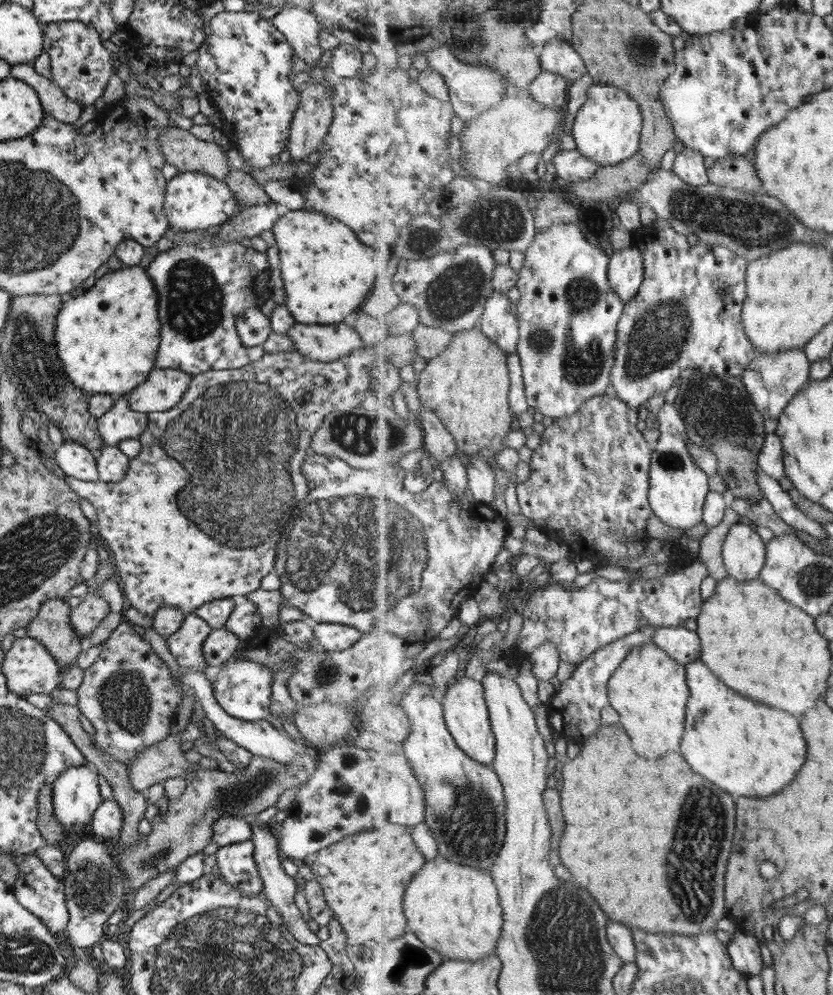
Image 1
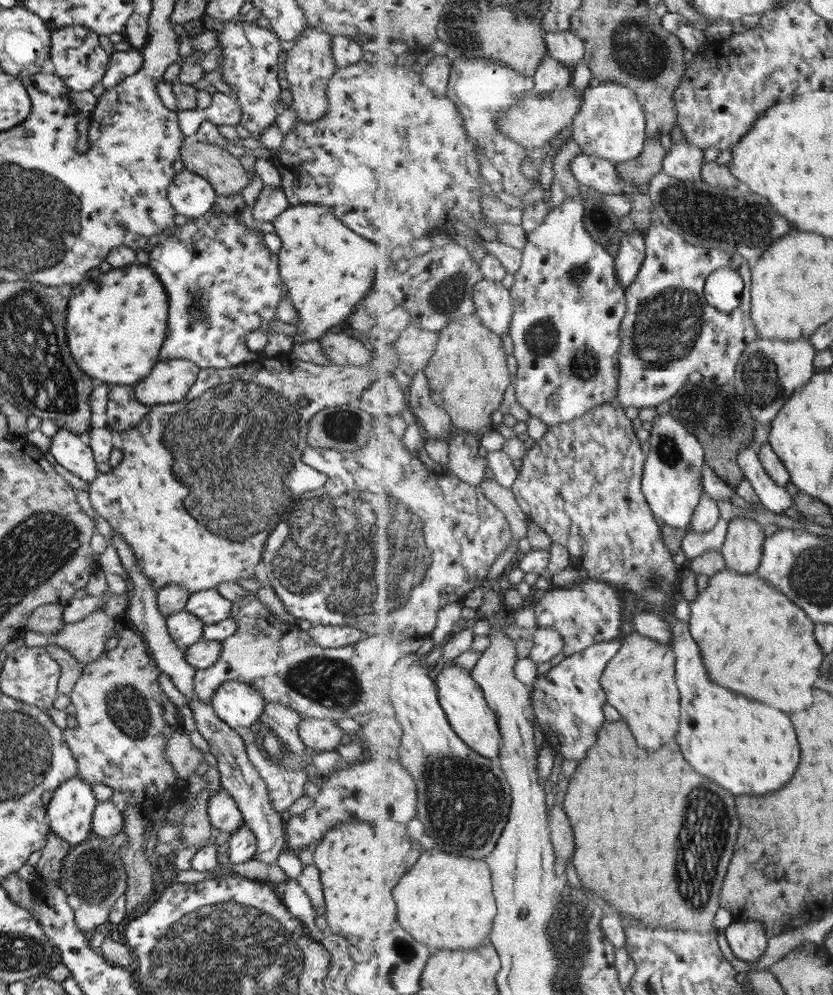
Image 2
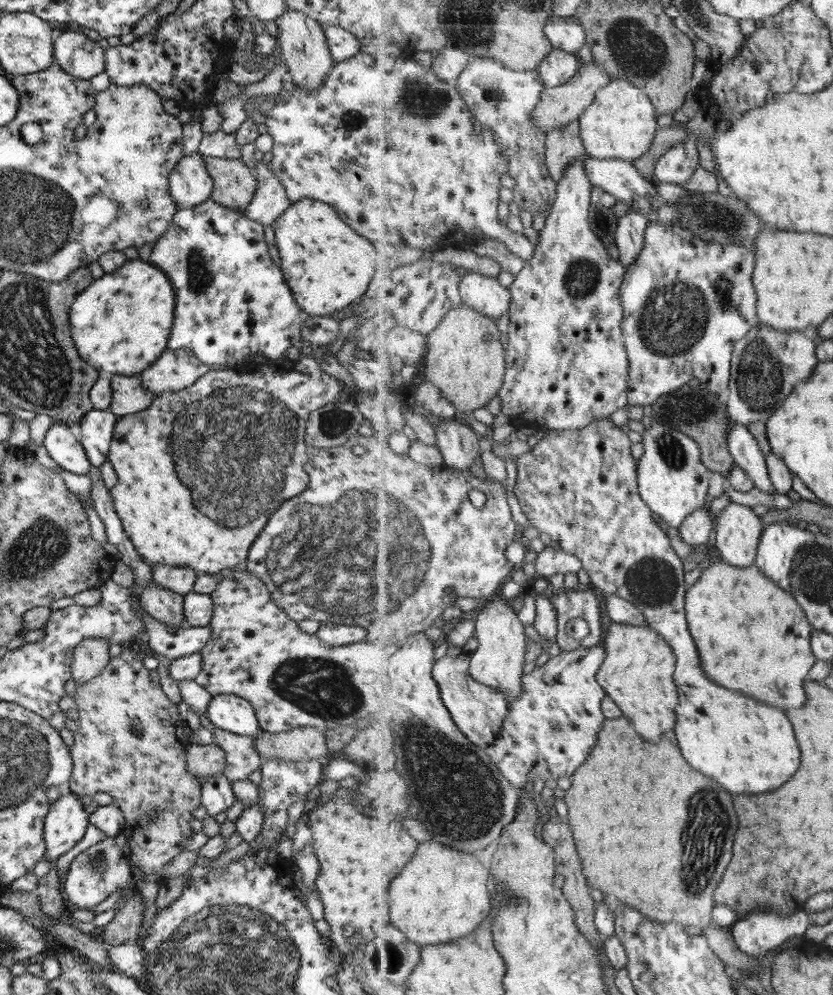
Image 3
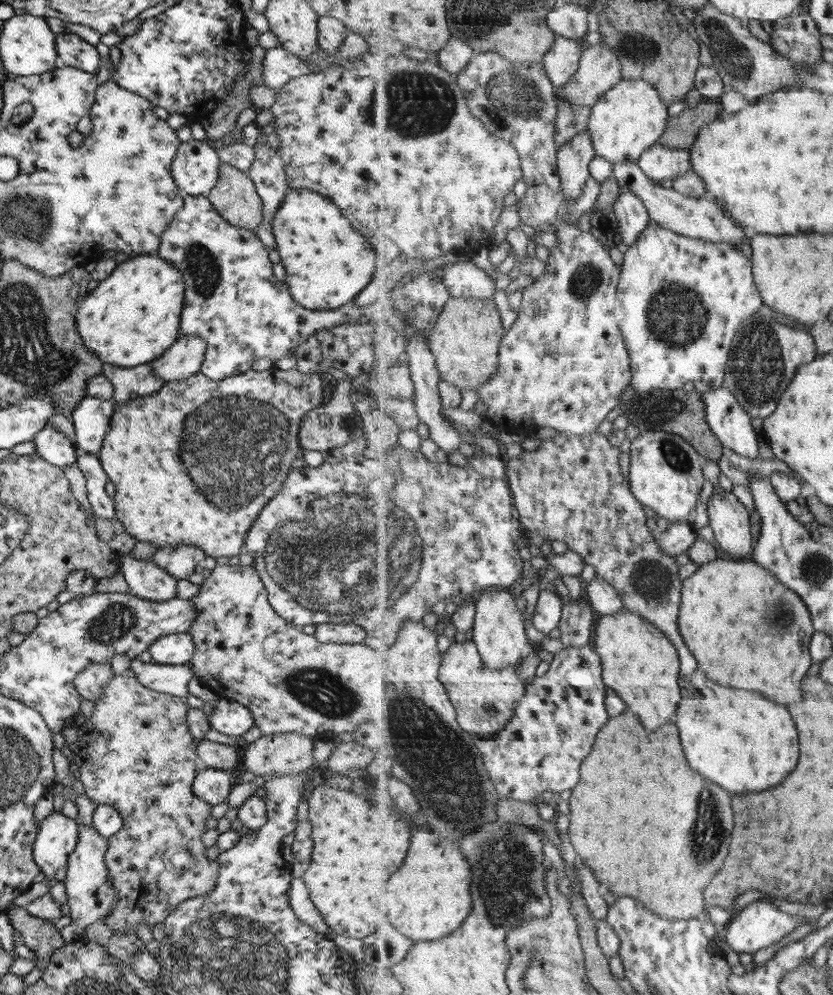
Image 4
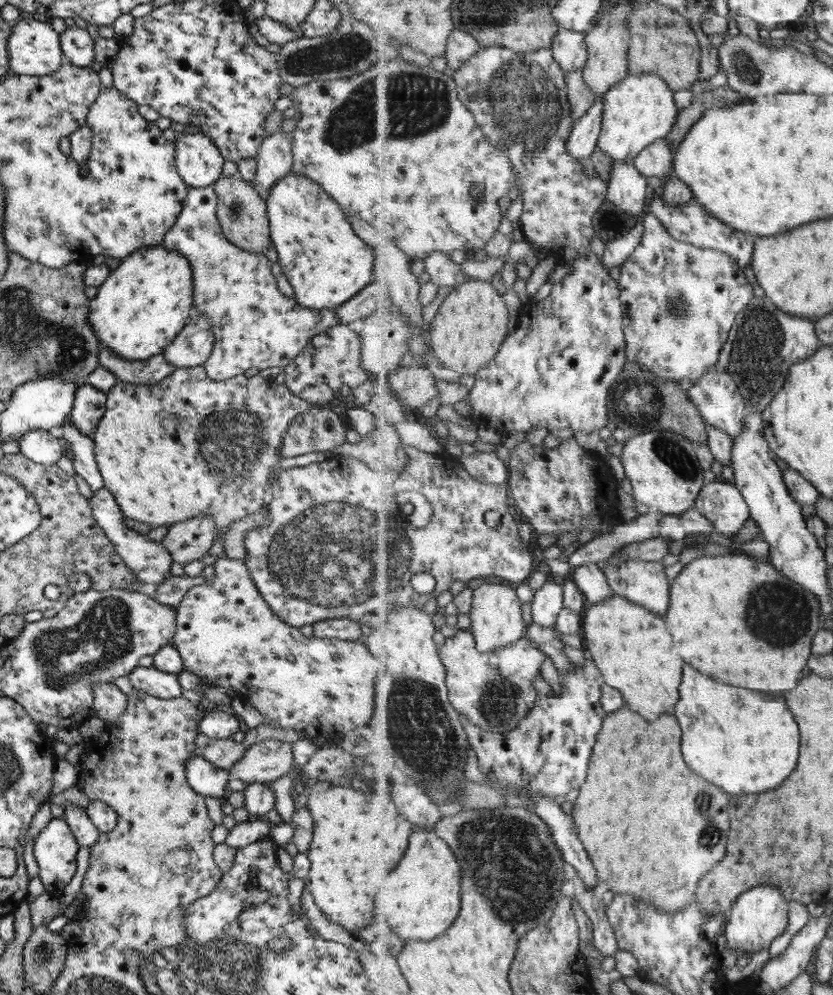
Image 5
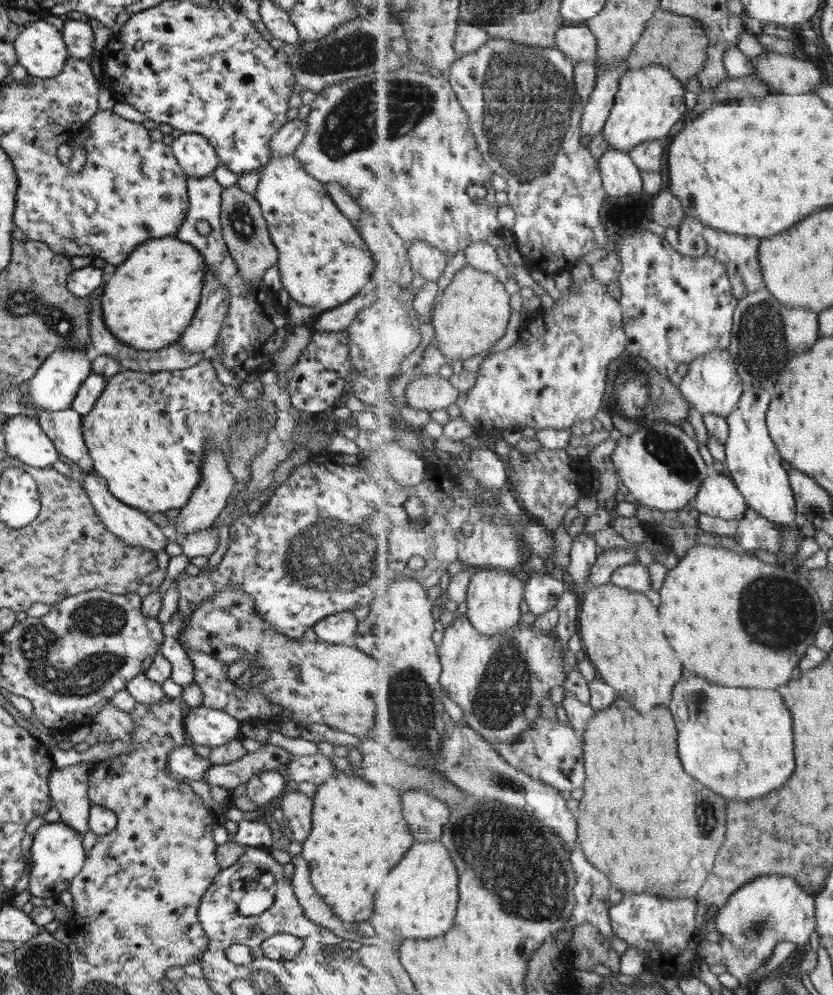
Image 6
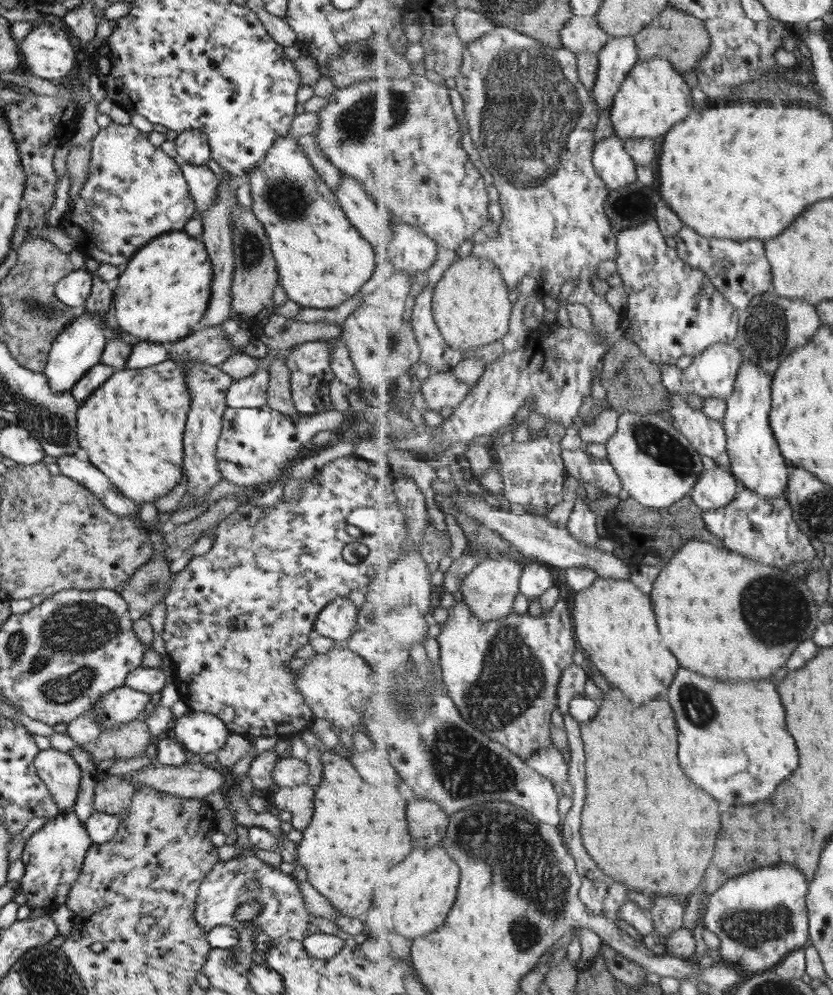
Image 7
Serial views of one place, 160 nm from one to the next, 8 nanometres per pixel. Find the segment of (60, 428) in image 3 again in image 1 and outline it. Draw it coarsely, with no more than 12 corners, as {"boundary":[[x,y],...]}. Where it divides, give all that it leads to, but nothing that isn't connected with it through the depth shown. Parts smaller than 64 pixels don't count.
{"boundary":[[63,440],[54,447],[57,466],[83,482],[98,480],[88,448]]}

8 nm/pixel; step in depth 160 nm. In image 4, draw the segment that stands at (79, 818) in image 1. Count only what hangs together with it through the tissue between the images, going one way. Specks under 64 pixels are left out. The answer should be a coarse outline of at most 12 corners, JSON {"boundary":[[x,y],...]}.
{"boundary":[[53,811],[41,821],[32,859],[49,887],[64,880],[76,820]]}

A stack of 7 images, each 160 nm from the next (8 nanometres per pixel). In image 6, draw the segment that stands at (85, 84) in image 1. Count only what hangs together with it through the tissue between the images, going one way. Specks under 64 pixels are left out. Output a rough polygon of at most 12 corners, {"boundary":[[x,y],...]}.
{"boundary":[[67,19],[60,34],[71,58],[88,60],[93,35],[85,22]]}

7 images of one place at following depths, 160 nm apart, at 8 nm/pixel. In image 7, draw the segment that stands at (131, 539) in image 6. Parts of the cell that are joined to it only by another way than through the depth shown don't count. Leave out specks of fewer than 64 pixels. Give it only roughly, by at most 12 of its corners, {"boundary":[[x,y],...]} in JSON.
{"boundary":[[81,454],[58,456],[61,475],[92,492],[107,512],[137,516],[125,498]]}

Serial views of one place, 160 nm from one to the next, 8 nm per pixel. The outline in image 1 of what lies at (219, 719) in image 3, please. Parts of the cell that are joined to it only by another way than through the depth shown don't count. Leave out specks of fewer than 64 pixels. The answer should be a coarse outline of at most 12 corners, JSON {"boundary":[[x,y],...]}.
{"boundary":[[229,658],[210,684],[233,718],[277,723],[273,672]]}

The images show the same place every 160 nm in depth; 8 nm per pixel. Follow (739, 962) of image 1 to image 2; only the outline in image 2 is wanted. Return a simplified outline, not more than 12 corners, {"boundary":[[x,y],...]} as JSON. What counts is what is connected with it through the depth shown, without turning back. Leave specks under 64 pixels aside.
{"boundary":[[737,921],[723,933],[737,959],[753,962],[767,950],[763,921]]}

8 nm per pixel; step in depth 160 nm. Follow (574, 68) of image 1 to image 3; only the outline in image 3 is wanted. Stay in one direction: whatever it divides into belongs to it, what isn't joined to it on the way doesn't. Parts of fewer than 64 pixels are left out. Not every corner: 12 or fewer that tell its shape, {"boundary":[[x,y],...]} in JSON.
{"boundary":[[551,14],[545,34],[554,50],[577,55],[587,46],[583,25]]}

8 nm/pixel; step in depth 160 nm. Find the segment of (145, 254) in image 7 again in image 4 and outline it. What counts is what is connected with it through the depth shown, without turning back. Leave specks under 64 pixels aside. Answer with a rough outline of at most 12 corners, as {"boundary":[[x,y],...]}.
{"boundary":[[122,261],[77,302],[103,364],[151,363],[177,337],[180,270]]}

